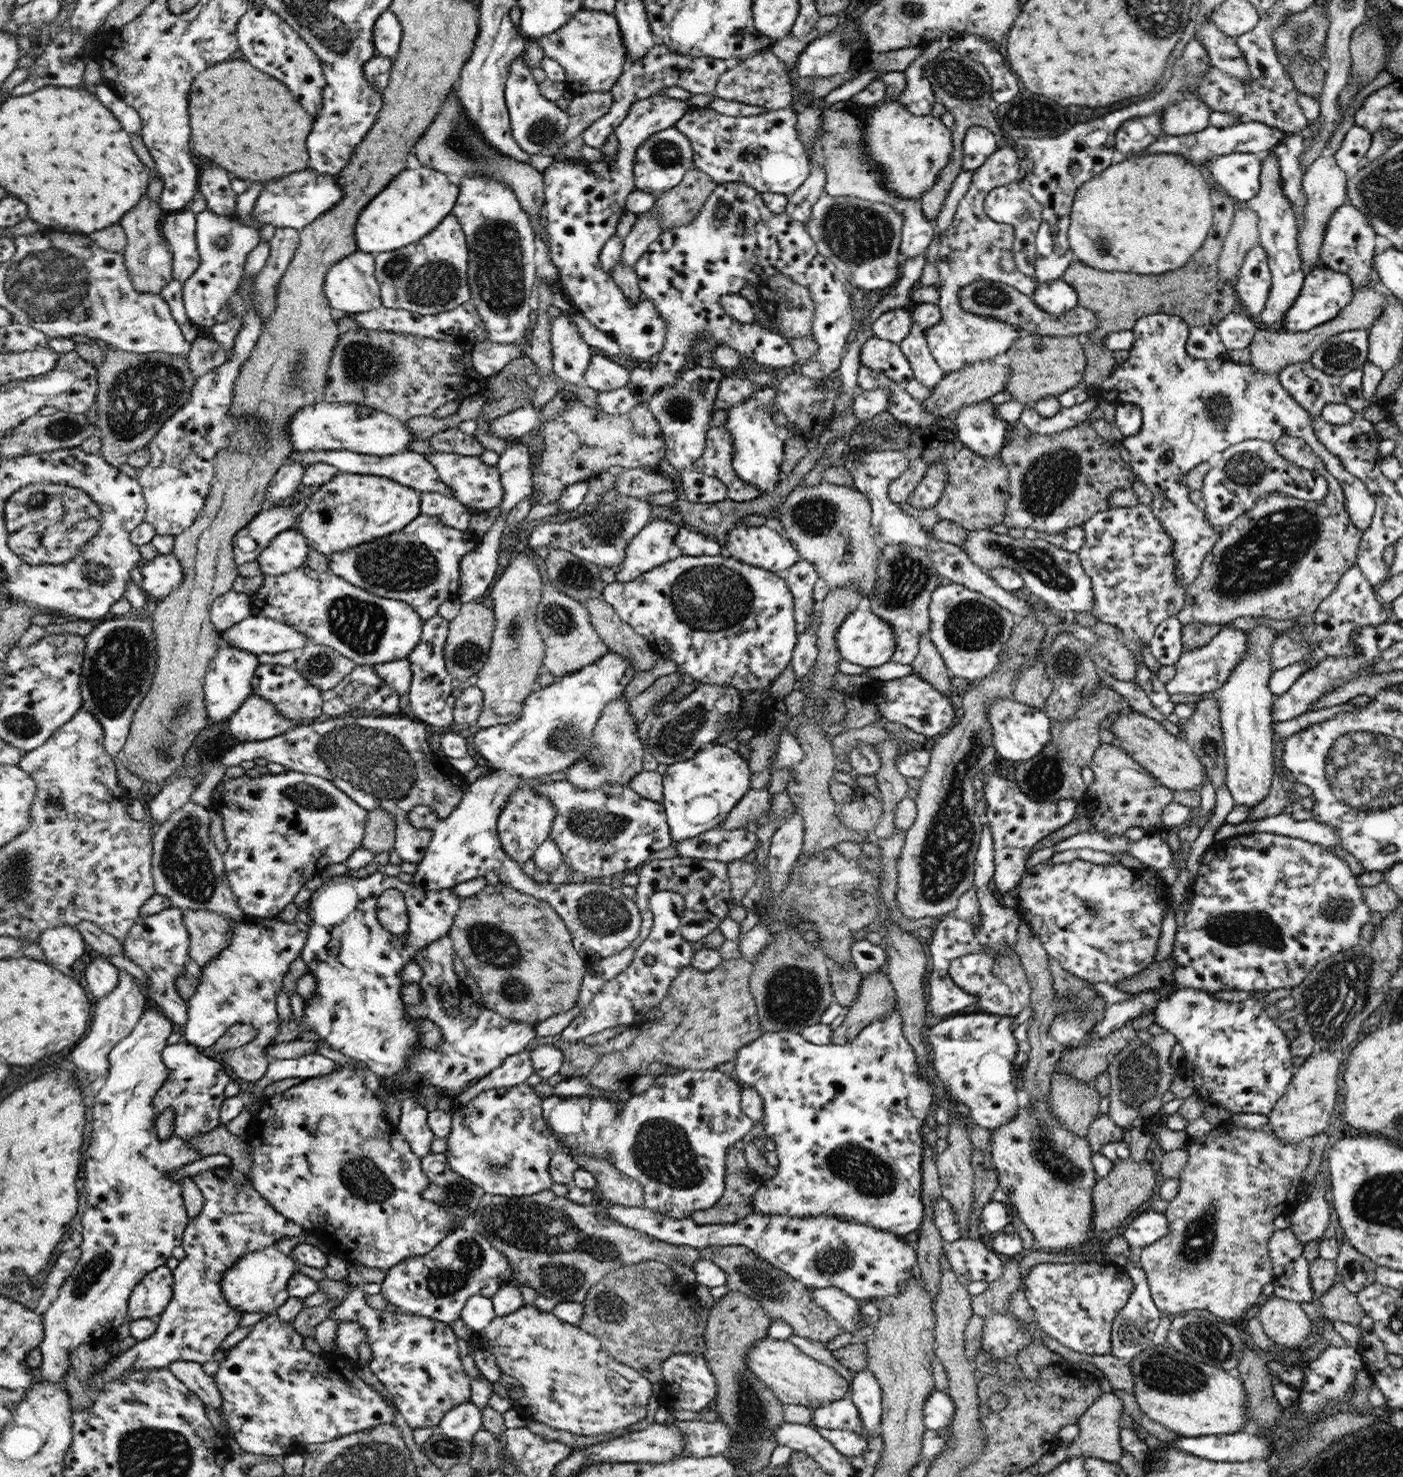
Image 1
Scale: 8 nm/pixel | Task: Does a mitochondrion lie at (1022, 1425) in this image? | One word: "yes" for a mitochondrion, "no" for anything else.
no

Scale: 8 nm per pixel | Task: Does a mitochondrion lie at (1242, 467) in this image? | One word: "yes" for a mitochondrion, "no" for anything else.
yes

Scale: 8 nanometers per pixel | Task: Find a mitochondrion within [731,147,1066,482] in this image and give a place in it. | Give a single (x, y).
(855, 234)

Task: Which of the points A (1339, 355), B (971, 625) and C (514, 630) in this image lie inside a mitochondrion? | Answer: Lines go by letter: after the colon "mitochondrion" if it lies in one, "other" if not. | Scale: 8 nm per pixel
A: mitochondrion
B: mitochondrion
C: mitochondrion

